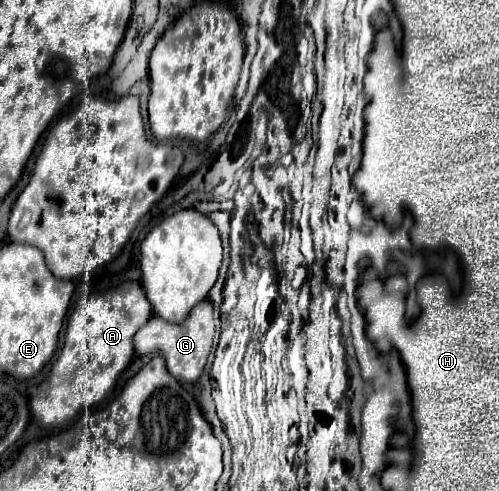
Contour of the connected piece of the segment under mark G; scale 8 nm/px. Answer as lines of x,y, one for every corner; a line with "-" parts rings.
203,300
191,310
189,318
185,322
181,322
181,324
171,324
171,322
165,322
163,318
151,316
149,322
133,336
133,346
135,346
137,356
147,356
151,352
159,352
165,358
169,372
179,382
193,384
193,382
199,380
199,376
201,376
201,372
205,368
207,356
211,352
213,334
215,334
213,304
209,300

